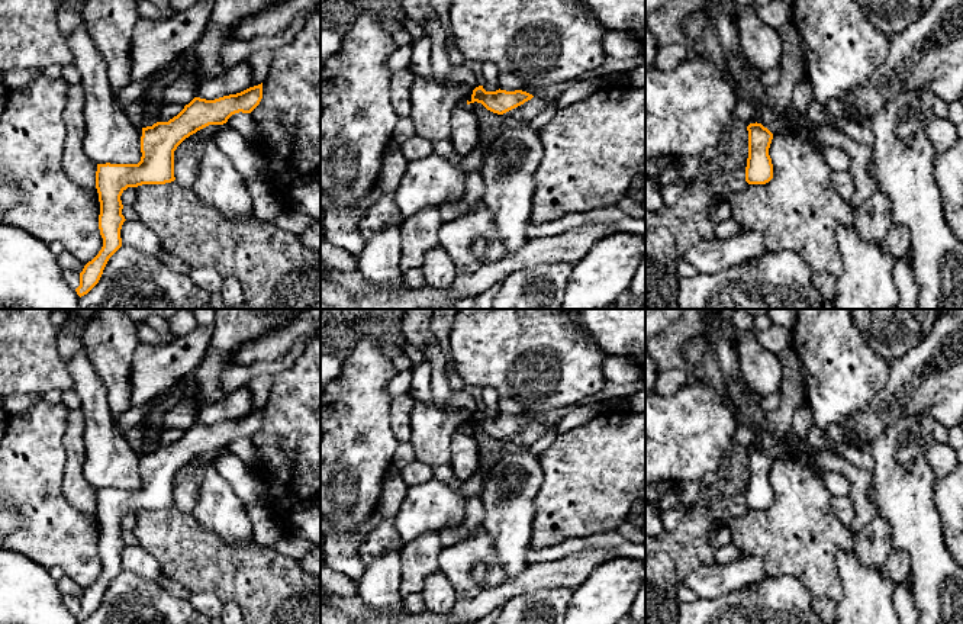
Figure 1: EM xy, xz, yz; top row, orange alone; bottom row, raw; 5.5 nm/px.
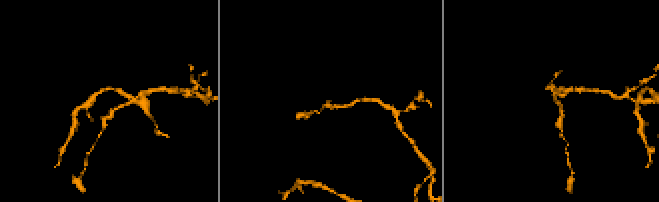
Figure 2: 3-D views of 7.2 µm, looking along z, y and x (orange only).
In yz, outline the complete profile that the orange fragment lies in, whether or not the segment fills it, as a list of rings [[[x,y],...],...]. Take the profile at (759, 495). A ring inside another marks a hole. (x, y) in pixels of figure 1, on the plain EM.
[[[750,448],[748,456],[748,483],[745,492],[745,506],[748,509],[766,509],[773,504],[773,489],[769,473],[773,459],[761,448]]]

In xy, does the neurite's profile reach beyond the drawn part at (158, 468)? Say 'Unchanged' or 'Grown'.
Unchanged

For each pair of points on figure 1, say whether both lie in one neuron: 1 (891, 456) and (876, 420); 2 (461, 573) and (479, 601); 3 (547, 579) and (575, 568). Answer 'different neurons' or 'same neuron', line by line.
1: different neurons
2: different neurons
3: same neuron

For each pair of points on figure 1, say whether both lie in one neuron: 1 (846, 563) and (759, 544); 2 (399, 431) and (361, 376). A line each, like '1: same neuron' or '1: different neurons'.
1: different neurons
2: different neurons

